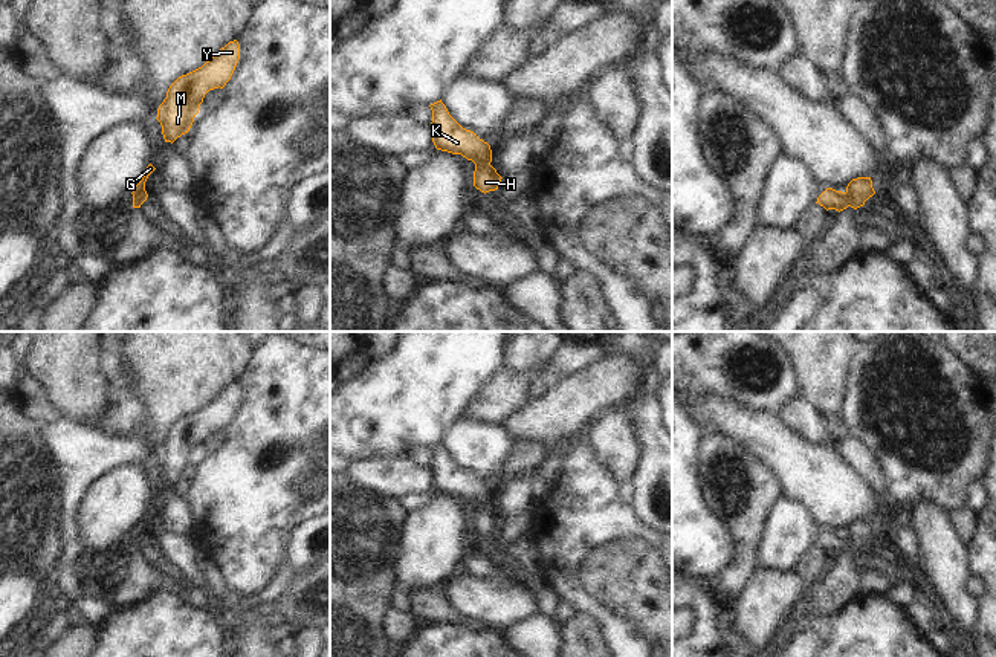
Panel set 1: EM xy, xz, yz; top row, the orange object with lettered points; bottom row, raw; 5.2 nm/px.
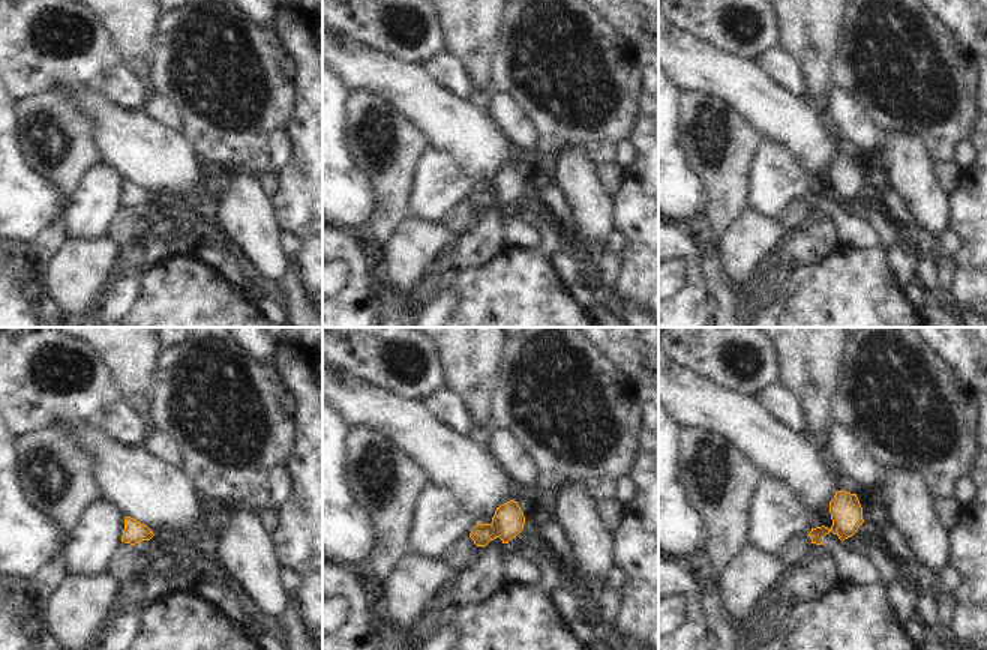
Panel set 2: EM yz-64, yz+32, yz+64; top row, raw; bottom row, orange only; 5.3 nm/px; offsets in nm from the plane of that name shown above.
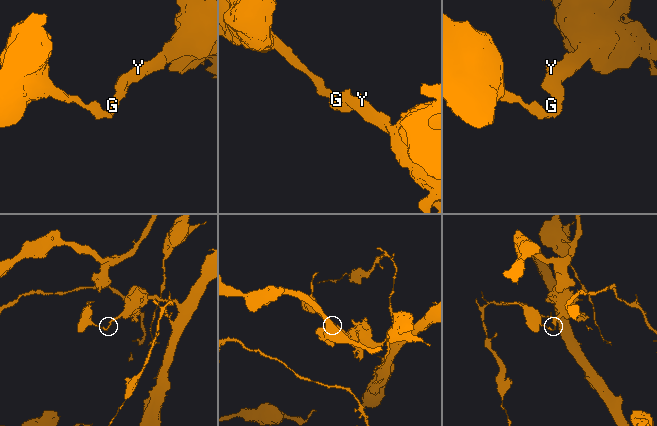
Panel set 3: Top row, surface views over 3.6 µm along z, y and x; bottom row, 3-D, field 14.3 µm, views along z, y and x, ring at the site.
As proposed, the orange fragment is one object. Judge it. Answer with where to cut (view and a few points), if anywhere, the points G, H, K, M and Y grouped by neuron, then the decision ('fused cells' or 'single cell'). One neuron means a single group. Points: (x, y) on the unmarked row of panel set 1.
cut xz (475, 506), (489, 508); groups G H M Y / K; fused cells

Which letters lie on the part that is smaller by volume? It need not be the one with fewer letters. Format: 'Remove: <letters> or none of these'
Remove: K

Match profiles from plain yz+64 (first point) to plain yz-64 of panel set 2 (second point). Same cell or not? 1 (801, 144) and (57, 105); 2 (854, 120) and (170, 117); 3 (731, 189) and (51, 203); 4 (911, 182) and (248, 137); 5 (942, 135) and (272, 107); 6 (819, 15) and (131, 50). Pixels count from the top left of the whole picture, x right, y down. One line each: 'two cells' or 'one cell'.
1: two cells
2: one cell
3: two cells
4: two cells
5: one cell
6: one cell

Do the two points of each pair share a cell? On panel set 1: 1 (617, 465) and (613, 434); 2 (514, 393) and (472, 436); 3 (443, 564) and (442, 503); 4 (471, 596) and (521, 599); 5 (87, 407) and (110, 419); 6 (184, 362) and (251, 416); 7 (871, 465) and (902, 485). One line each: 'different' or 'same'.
1: same
2: different
3: same
4: same
5: different
6: different
7: different

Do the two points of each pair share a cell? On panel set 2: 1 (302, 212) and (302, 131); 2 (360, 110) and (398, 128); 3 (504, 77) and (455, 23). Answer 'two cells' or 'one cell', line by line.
1: one cell
2: one cell
3: two cells

